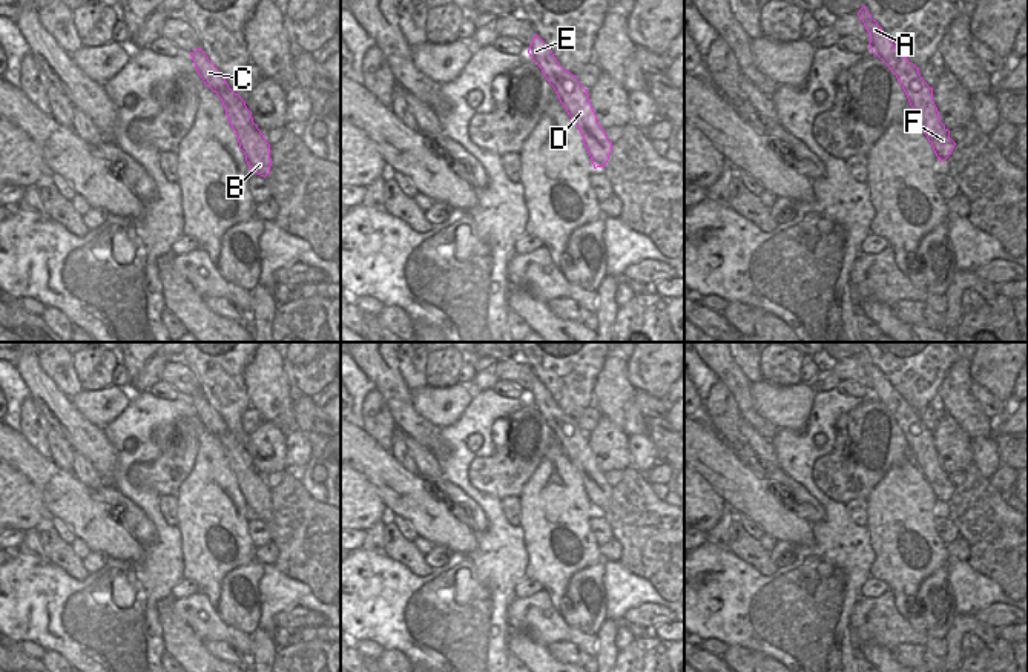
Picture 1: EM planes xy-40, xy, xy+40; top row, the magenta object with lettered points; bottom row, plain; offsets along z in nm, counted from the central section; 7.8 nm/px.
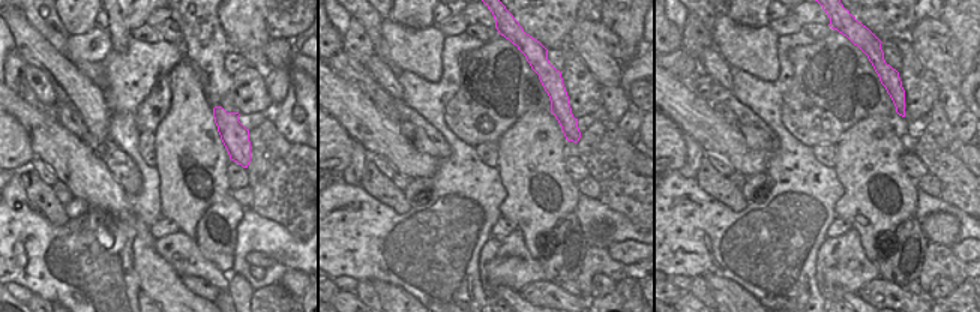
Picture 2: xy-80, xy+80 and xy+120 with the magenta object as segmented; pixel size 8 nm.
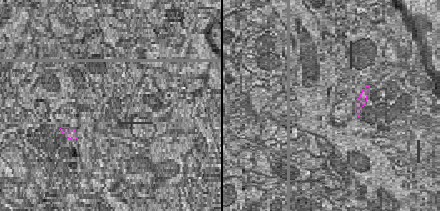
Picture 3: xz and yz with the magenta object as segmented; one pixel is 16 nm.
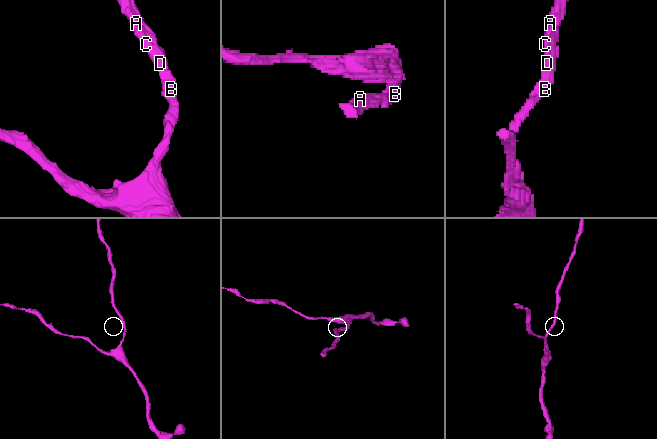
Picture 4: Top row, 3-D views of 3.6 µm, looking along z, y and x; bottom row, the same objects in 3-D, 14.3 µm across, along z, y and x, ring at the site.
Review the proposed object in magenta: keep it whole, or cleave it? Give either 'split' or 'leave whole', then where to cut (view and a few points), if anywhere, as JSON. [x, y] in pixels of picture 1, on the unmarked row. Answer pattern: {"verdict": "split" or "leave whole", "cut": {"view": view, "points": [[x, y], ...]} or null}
{"verdict": "leave whole", "cut": null}

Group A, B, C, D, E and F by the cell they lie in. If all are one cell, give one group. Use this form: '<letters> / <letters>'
A B C D E F

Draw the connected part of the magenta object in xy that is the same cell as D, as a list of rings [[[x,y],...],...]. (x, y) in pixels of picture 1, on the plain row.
[[[537,377],[532,382],[528,397],[539,408],[568,459],[580,474],[594,512],[605,511],[612,496],[612,486],[597,465],[597,459],[589,446],[588,433],[577,425],[575,419],[560,410],[552,394]]]

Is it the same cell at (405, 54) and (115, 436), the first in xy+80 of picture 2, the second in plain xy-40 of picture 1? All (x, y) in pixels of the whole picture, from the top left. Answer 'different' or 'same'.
different

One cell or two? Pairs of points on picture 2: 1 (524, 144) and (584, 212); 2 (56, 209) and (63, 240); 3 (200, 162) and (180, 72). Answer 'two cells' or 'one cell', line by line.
1: two cells
2: two cells
3: one cell

